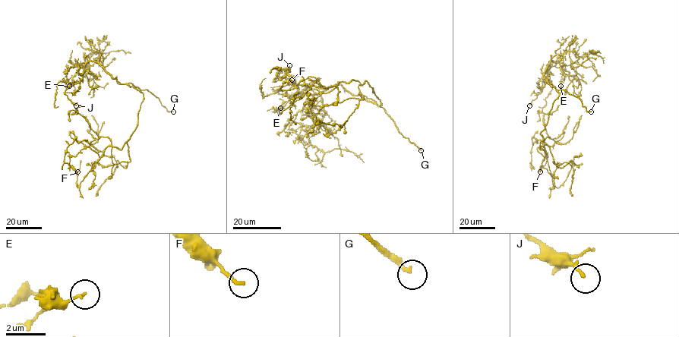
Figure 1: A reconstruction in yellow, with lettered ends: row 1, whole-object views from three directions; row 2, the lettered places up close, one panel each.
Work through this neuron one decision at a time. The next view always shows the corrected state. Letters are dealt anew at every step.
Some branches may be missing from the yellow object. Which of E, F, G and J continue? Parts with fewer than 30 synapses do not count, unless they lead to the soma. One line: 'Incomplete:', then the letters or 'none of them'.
Incomplete: G

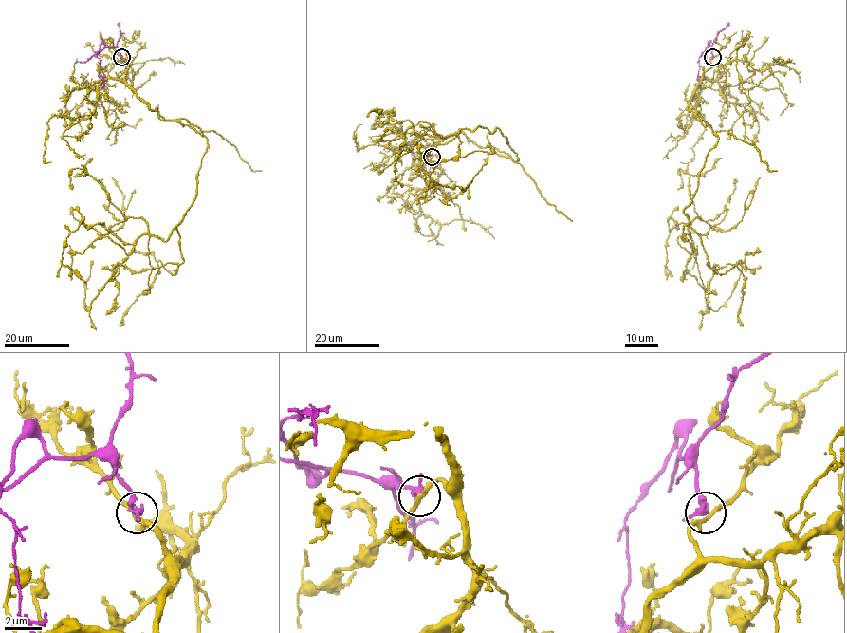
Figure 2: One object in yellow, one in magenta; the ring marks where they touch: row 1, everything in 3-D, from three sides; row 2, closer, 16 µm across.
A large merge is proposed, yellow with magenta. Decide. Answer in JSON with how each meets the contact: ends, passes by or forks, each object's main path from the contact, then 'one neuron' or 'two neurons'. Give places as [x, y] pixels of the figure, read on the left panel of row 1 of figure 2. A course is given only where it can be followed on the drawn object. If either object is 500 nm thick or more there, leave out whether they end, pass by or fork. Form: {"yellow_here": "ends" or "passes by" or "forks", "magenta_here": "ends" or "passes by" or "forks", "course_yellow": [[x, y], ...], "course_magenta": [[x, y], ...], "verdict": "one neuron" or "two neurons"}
{"yellow_here": "passes by", "magenta_here": "passes by", "course_yellow": [[121, 57], [124, 83], [203, 135], [207, 150], [181, 222], [165, 241], [141, 235], [86, 310], [93, 261]], "course_magenta": [[121, 57], [116, 47], [106, 47], [102, 44], [100, 46], [97, 53], [101, 75], [104, 81], [102, 87]], "verdict": "two neurons"}

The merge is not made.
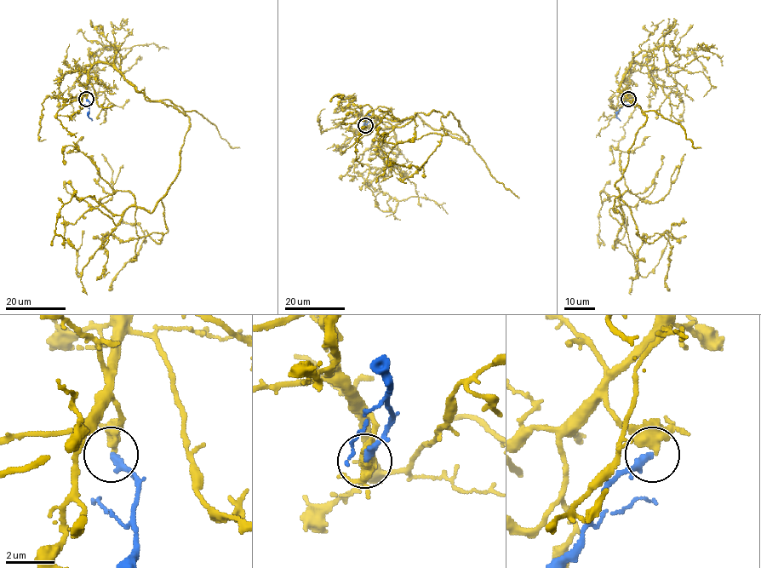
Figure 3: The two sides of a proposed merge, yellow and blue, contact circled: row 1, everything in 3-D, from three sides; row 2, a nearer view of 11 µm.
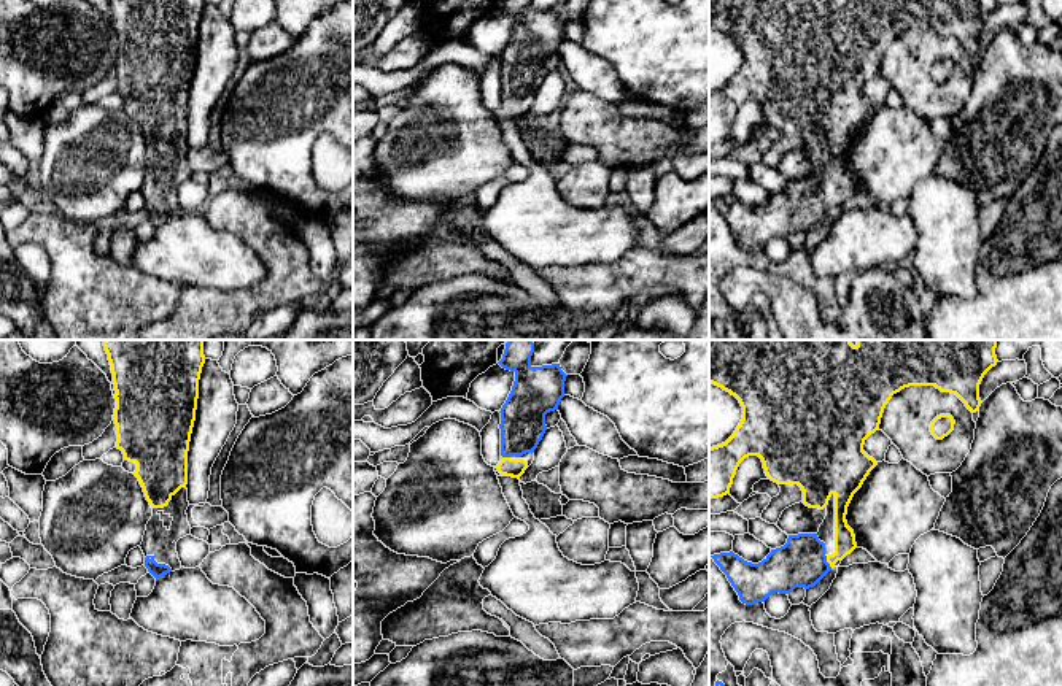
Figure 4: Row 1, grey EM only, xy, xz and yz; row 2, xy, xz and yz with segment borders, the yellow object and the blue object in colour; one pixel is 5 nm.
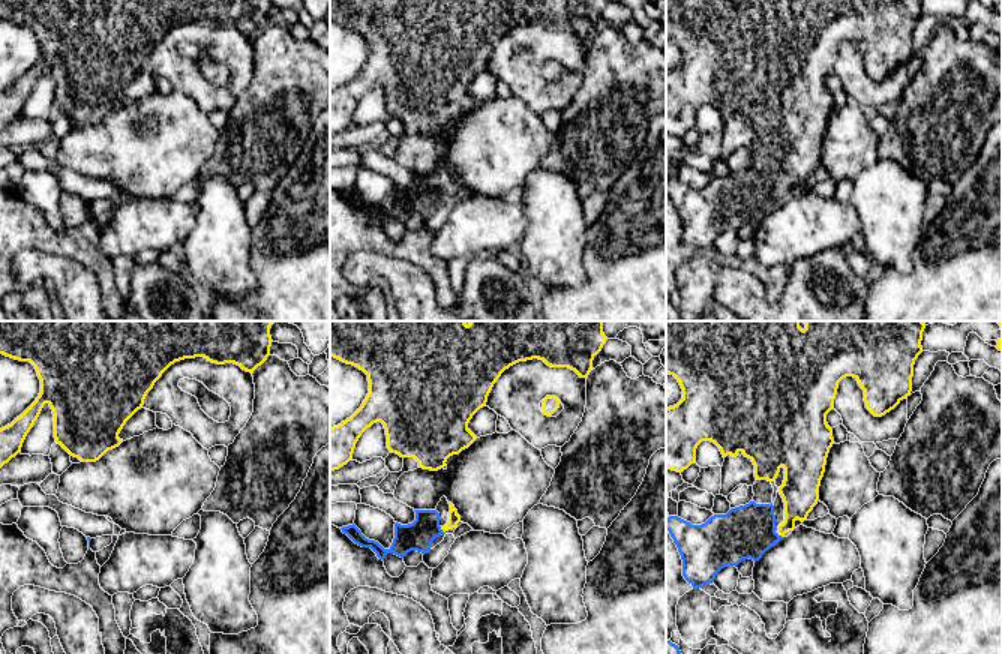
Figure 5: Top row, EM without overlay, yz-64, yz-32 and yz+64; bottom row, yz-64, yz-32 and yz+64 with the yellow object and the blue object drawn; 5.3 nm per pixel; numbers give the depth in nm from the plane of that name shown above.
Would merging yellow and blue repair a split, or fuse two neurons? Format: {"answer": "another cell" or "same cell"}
{"answer": "same cell"}

